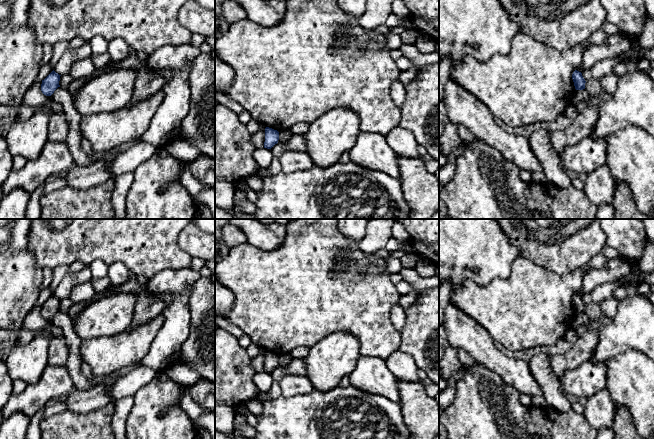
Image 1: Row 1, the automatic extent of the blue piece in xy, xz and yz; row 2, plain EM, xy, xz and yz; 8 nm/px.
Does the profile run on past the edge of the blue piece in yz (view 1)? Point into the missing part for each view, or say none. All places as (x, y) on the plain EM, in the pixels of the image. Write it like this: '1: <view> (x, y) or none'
1: none

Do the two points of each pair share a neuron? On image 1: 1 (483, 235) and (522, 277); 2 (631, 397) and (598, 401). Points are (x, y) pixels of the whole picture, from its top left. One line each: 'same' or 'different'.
1: different
2: different

